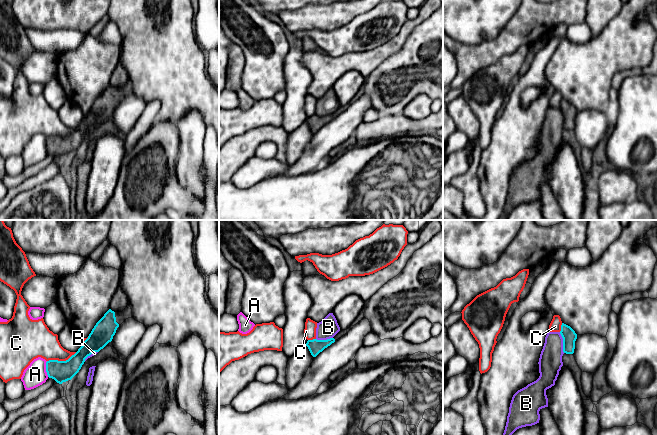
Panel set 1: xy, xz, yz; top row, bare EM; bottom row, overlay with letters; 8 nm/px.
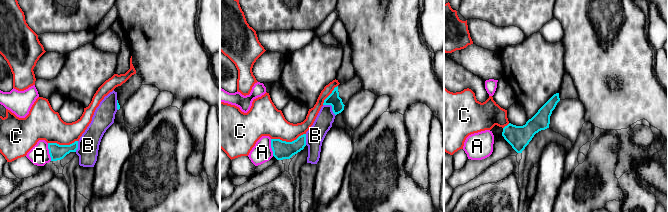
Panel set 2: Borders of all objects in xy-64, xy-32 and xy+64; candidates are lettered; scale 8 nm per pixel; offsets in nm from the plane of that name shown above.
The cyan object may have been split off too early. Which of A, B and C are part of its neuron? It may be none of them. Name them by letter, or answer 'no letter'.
no letter

